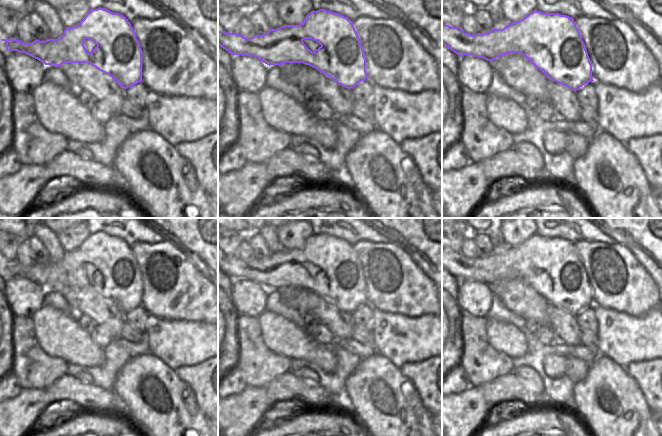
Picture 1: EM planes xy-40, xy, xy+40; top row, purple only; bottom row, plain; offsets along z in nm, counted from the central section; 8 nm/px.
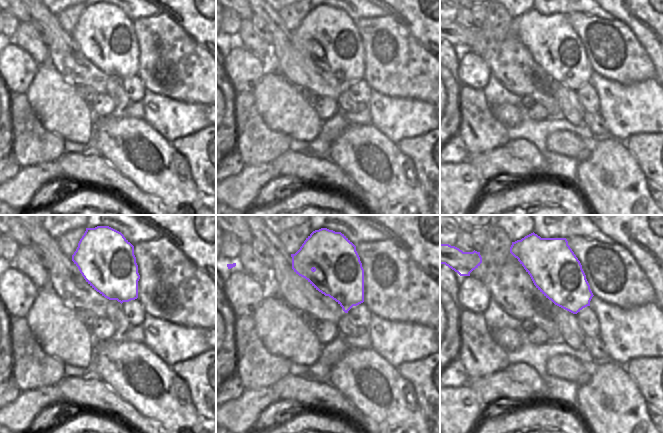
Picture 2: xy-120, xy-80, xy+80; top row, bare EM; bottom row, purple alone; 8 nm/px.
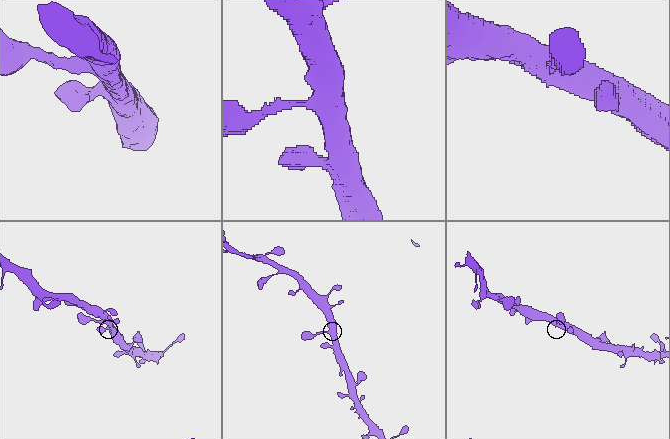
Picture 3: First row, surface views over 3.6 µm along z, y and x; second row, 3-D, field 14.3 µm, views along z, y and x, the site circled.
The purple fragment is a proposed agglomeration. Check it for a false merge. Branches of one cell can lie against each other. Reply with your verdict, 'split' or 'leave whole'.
leave whole

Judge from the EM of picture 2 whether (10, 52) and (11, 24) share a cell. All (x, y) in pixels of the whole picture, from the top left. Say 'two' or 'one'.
two

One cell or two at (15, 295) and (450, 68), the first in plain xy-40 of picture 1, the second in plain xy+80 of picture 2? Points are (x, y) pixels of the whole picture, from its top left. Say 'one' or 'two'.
two

